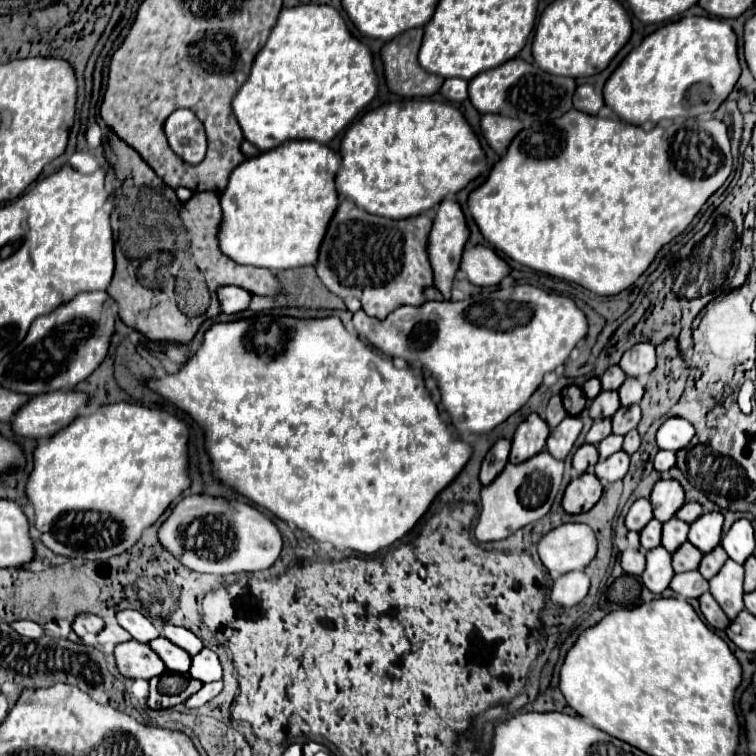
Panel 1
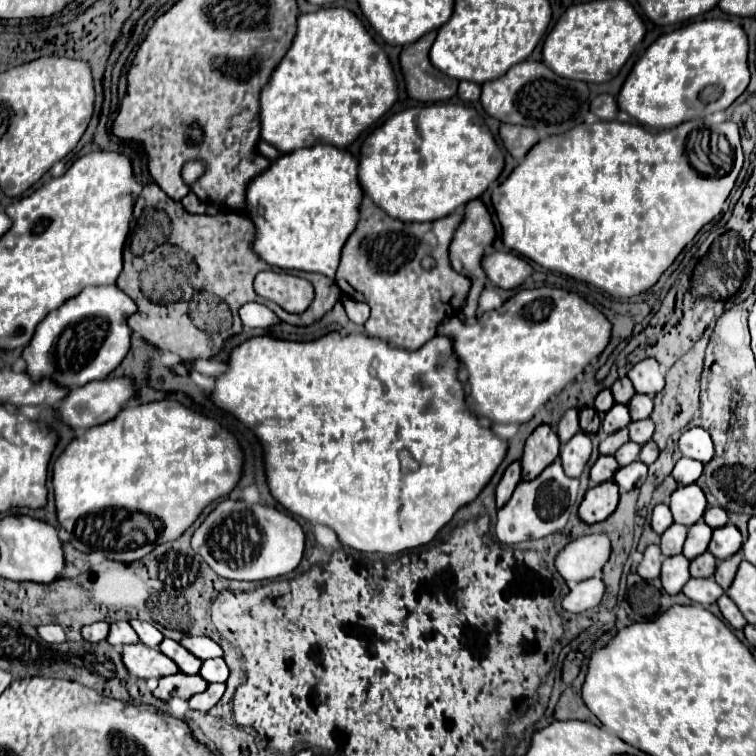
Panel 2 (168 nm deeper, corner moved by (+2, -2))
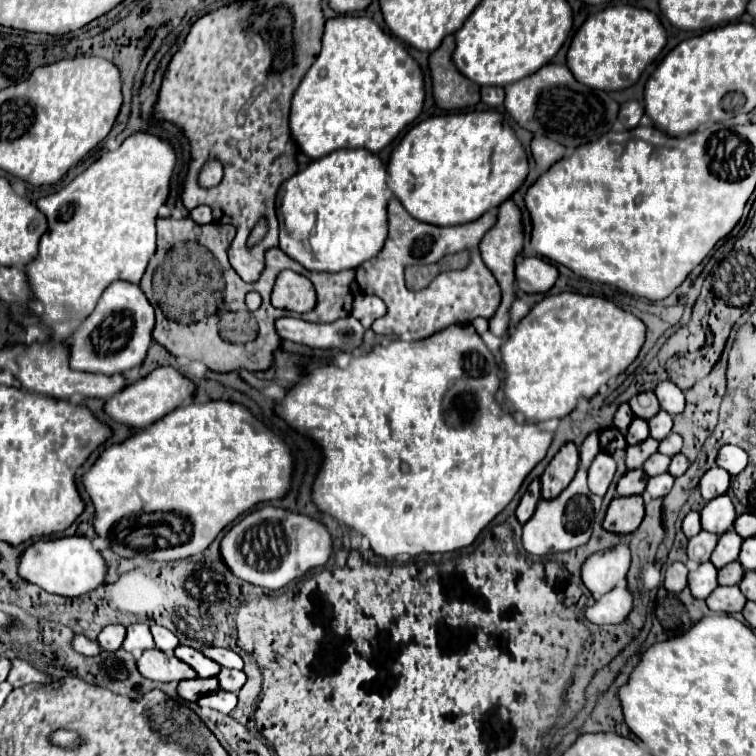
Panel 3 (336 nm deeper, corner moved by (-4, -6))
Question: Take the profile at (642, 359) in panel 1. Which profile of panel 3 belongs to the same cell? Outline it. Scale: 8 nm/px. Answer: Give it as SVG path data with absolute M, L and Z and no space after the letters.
M669 381L659 383L655 389L655 395L659 395L659 403L663 411L667 411L669 415L679 415L685 411L685 395L677 385Z

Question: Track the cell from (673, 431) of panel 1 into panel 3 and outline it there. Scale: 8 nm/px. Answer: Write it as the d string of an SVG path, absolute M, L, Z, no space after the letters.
M723 445L719 449L719 457L717 457L717 465L727 469L733 477L739 475L747 465L749 465L749 455L745 449L735 447L735 445Z

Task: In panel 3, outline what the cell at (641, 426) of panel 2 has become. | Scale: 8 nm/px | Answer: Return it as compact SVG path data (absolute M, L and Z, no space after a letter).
M671 433L667 439L663 439L663 441L659 443L659 451L661 451L663 455L669 455L669 457L681 453L681 447L683 447L683 439L681 439L677 433Z

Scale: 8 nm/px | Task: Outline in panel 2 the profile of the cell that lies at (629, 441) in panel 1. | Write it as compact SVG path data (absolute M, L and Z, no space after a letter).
M647 441L641 445L641 453L639 453L639 461L643 461L645 465L653 463L659 455L659 447L653 443L653 441Z

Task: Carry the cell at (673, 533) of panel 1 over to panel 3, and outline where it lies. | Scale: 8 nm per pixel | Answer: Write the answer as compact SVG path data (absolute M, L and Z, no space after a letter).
M727 531L727 535L719 537L719 543L711 555L711 561L715 567L725 567L727 563L733 563L739 559L739 551L741 551L741 543L743 537L737 535L735 531Z

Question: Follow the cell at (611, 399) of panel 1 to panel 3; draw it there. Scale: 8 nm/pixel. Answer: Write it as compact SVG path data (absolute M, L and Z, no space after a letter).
M637 417L635 423L631 423L625 439L627 439L629 445L639 445L639 443L643 443L647 437L649 437L649 425L647 425L647 421L643 421L643 419Z

